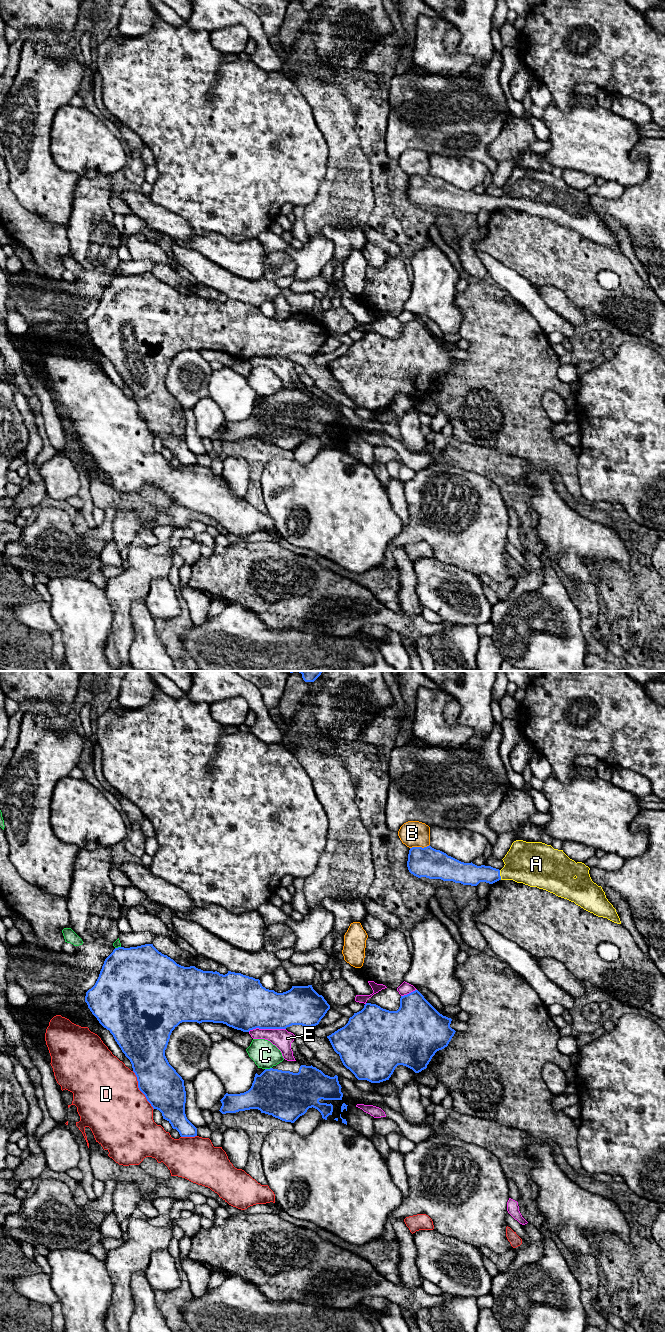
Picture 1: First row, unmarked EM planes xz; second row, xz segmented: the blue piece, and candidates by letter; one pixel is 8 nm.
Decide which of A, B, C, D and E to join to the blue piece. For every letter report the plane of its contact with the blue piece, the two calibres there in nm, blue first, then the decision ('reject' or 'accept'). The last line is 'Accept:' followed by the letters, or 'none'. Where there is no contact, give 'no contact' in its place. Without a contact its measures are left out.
A: xz | 180/340 nm | accept
B: xz | 240/200 nm | reject
C: xz | 380/200 nm | reject
D: xz | 320/500 nm | reject
E: xz | 400/160 nm | reject
Accept: A

